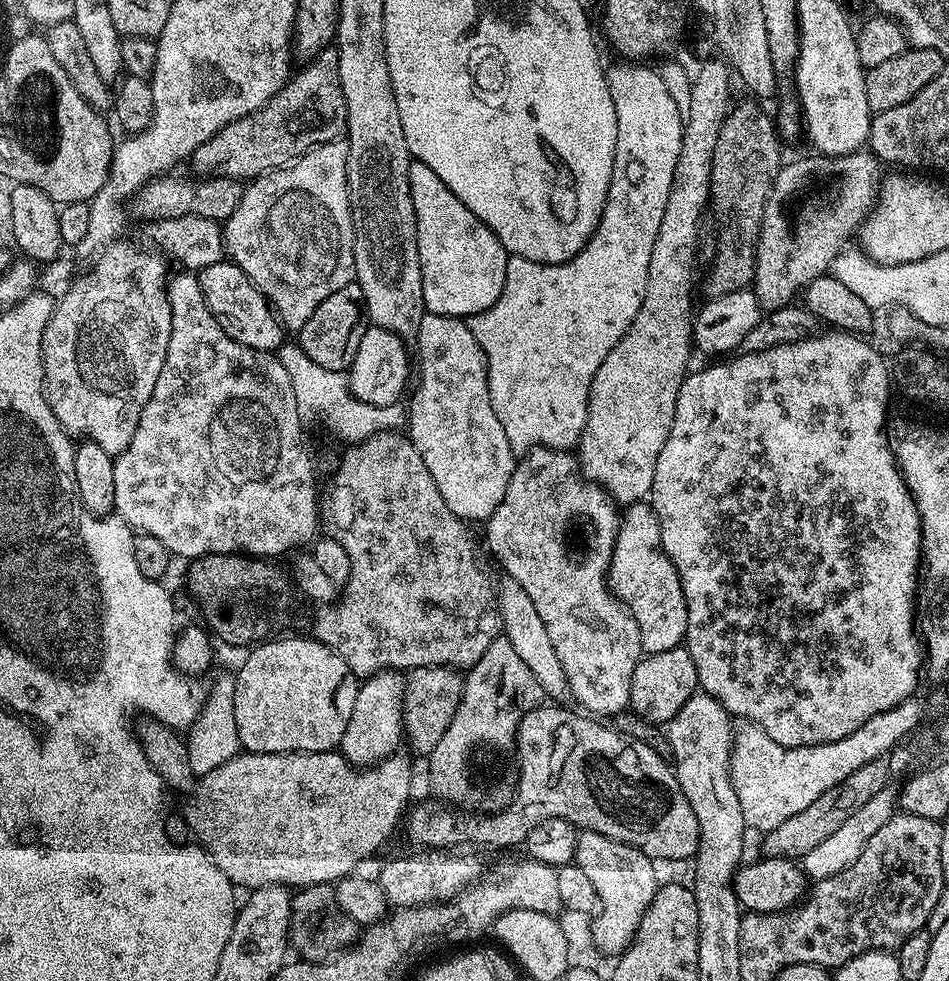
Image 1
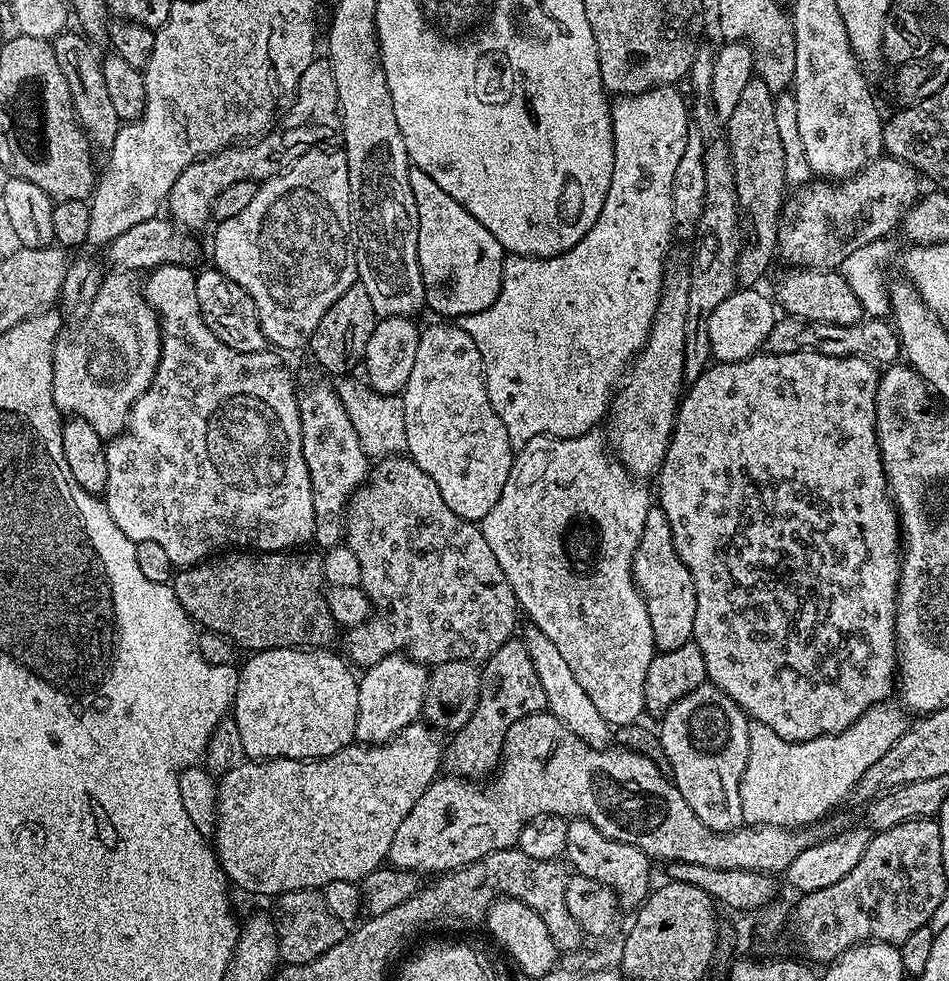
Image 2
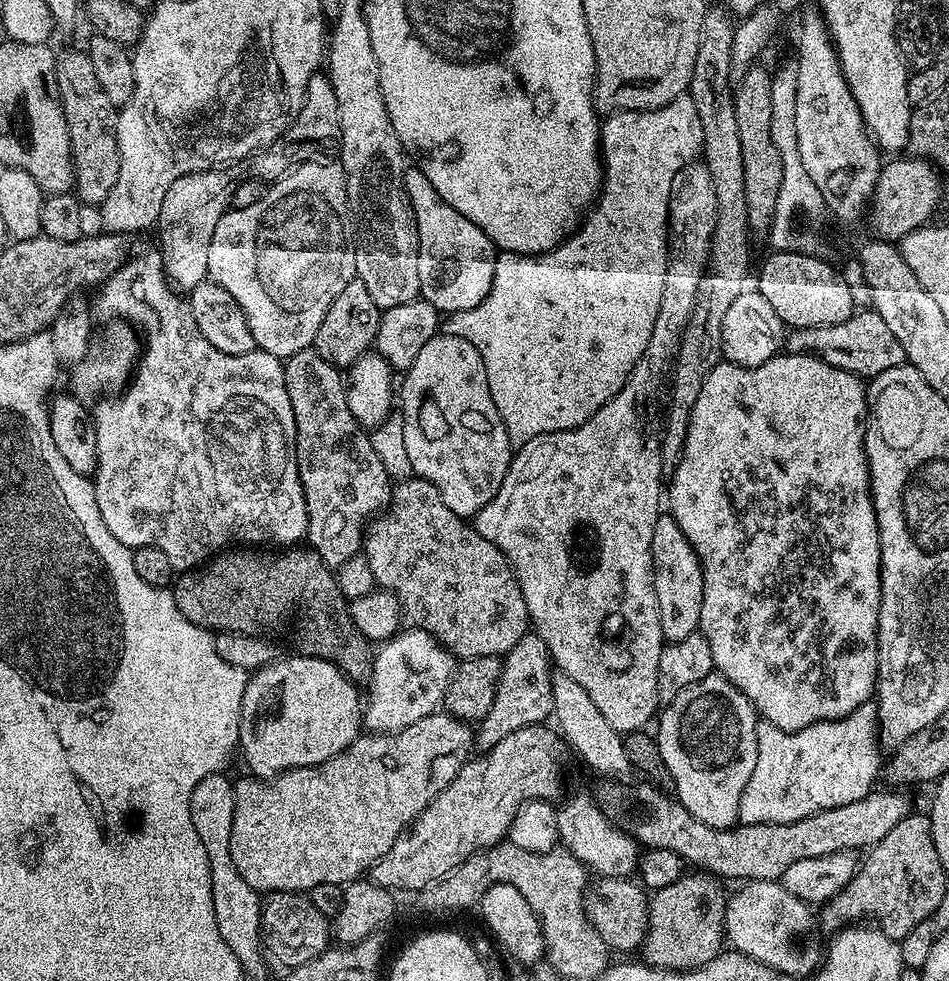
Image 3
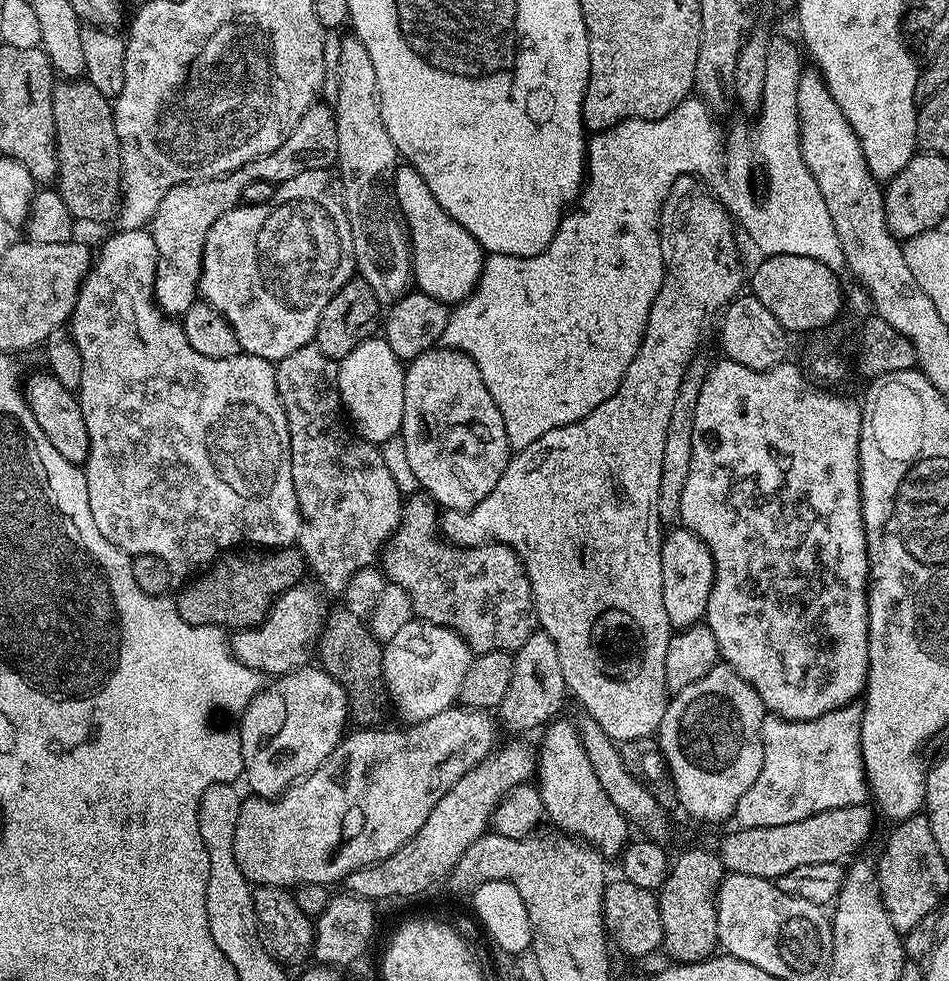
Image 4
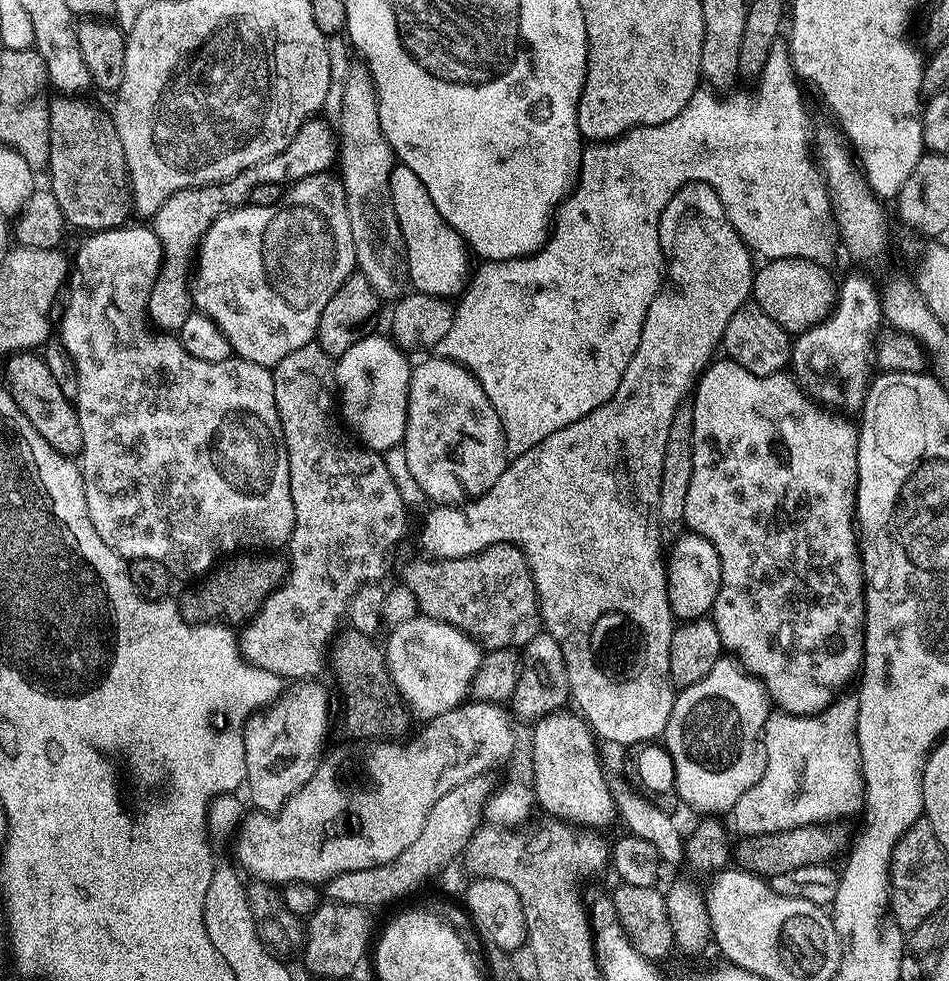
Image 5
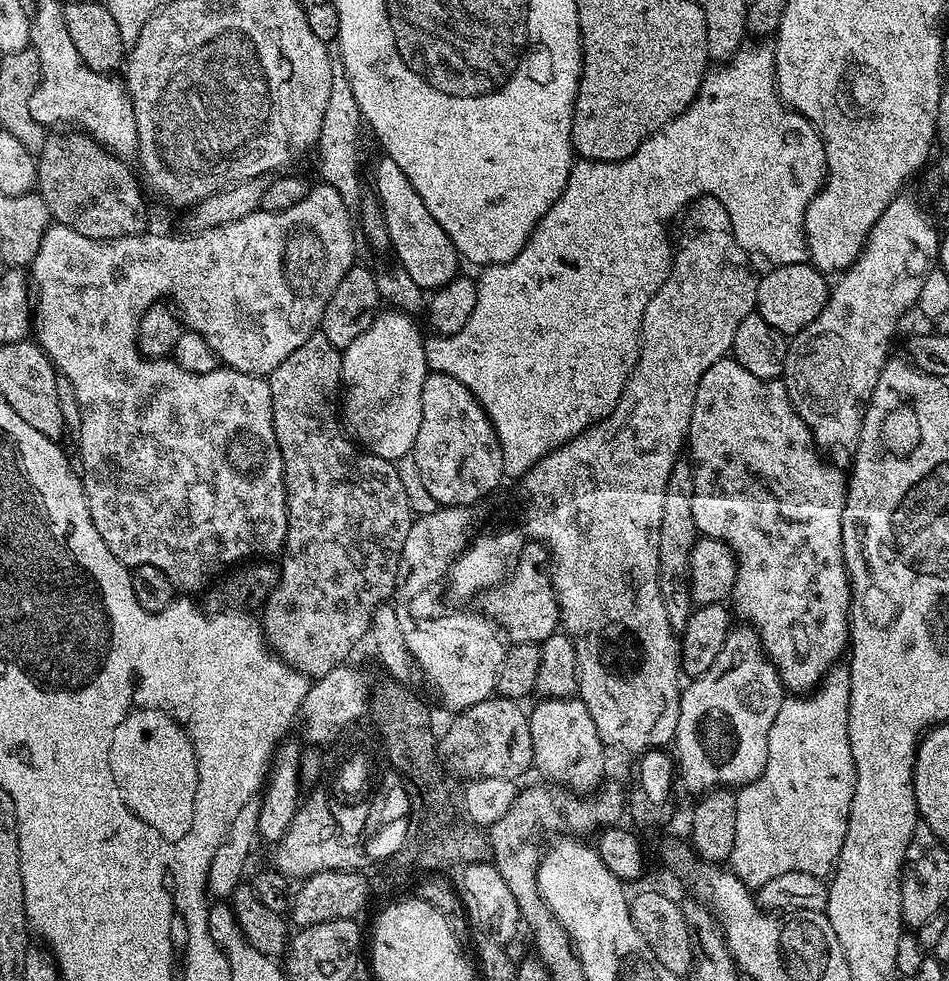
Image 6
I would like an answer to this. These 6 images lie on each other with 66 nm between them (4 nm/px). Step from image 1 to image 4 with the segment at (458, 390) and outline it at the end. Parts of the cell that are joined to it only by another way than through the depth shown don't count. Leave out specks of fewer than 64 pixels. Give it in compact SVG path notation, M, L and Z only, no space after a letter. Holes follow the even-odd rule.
M437 346L418 354L404 374L402 439L420 488L441 509L467 512L478 506L506 470L510 449L506 426L478 366L465 352Z

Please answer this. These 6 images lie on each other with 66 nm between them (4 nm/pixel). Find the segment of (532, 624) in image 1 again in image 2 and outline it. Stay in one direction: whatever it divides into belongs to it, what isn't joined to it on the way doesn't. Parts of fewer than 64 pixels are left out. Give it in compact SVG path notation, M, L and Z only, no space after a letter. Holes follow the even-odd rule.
M528 626L528 629L522 632L522 639L530 654L530 662L534 662L534 674L538 674L538 682L542 682L542 694L546 694L547 711L552 712L554 718L558 718L558 722L566 726L566 730L578 734L582 742L595 748L609 747L610 725L606 718L602 718L602 714L598 714L598 706L590 702L590 694L582 690L578 678L574 678L569 664L562 659L558 646L554 646L554 642L550 642L550 638L546 638L546 634L542 634L542 630L535 626Z

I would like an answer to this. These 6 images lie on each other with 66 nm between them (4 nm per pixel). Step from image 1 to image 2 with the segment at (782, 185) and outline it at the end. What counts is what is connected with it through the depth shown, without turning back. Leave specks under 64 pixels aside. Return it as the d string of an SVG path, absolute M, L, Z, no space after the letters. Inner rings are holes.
M881 154L876 157L875 160L869 162L869 164L857 172L855 176L843 181L833 182L823 178L812 178L807 182L801 183L799 186L787 193L783 206L780 208L780 218L778 222L778 232L776 234L776 247L778 249L779 259L784 259L788 266L803 266L805 268L823 268L827 266L829 269L839 269L840 264L850 254L854 254L854 250L859 248L868 248L872 246L875 240L880 240L883 236L888 236L892 231L897 231L898 225L901 223L902 217L909 207L916 203L918 197L921 195L922 189L920 189L920 183L922 183L921 177L918 175L915 168L911 168L906 162L901 160L895 160L893 156L887 154Z

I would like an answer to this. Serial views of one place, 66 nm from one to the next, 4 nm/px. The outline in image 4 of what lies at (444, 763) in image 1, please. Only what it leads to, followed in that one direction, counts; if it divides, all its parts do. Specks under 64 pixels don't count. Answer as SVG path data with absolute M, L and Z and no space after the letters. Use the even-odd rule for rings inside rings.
M543 630L534 631L521 648L515 649L512 656L510 690L500 703L499 723L503 727L505 724L512 732L524 732L527 728L543 729L549 721L561 715L560 707L564 704L564 696L566 697L566 689L562 662L558 662L558 650L550 634Z

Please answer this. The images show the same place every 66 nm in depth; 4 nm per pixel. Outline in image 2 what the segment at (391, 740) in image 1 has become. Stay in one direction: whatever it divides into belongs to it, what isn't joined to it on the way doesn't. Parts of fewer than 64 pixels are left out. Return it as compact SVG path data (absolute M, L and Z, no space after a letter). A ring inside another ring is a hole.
M397 654L373 664L358 680L358 722L356 740L367 746L385 744L403 728L417 723L424 710L424 695L428 692L429 669L413 660L411 655Z

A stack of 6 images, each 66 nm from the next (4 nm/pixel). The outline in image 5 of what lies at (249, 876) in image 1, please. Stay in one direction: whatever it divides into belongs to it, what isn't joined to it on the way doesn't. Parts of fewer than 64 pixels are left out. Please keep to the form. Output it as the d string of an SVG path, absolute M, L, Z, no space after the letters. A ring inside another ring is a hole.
M476 700L465 702L427 721L416 740L373 743L372 760L368 760L368 776L372 776L372 780L368 780L368 792L348 792L348 788L336 788L336 780L332 780L332 768L328 768L328 764L324 764L324 768L316 768L320 776L312 776L310 782L298 790L298 794L291 796L282 811L270 815L252 810L245 815L236 844L236 856L241 864L239 867L245 873L248 871L253 881L273 886L320 886L338 874L389 864L398 858L398 854L402 854L402 850L414 846L418 834L422 834L422 826L426 826L426 818L430 818L430 810L434 810L434 802L438 802L442 794L454 790L454 786L462 786L462 782L488 774L491 768L511 758L516 748L516 728L512 720L513 713L504 704Z

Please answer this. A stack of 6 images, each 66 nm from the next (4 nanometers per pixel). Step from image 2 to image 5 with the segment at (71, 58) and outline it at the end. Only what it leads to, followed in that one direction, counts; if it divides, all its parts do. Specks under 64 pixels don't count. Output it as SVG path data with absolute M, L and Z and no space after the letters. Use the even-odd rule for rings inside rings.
M56 98L47 105L50 126L50 156L46 175L47 187L58 200L62 214L69 225L85 228L85 233L105 232L111 228L122 228L129 223L128 215L133 215L132 178L126 166L126 154L116 133L116 122L111 115L106 116L84 104L75 104L72 98Z

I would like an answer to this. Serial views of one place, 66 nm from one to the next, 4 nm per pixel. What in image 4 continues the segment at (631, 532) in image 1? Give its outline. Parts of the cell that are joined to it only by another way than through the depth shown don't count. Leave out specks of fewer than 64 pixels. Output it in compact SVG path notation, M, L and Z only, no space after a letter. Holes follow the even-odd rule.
M676 526L673 532L664 532L662 542L662 602L666 602L666 618L670 618L673 629L683 630L705 619L710 594L714 586L714 558L710 550L689 528Z

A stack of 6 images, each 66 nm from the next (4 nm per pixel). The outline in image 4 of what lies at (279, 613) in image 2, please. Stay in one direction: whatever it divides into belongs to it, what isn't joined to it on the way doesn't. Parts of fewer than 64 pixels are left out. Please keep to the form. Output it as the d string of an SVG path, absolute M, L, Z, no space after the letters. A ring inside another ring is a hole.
M285 546L281 549L266 551L258 548L232 550L217 557L202 573L189 579L186 582L189 583L180 592L177 591L176 609L179 617L188 625L210 625L233 631L253 628L265 619L277 597L299 583L305 572L304 557L296 548ZM345 608L333 611L332 621L325 627L317 644L316 656L321 668L343 686L348 695L349 715L362 728L373 727L382 714L380 698L384 696L383 645L365 621Z

